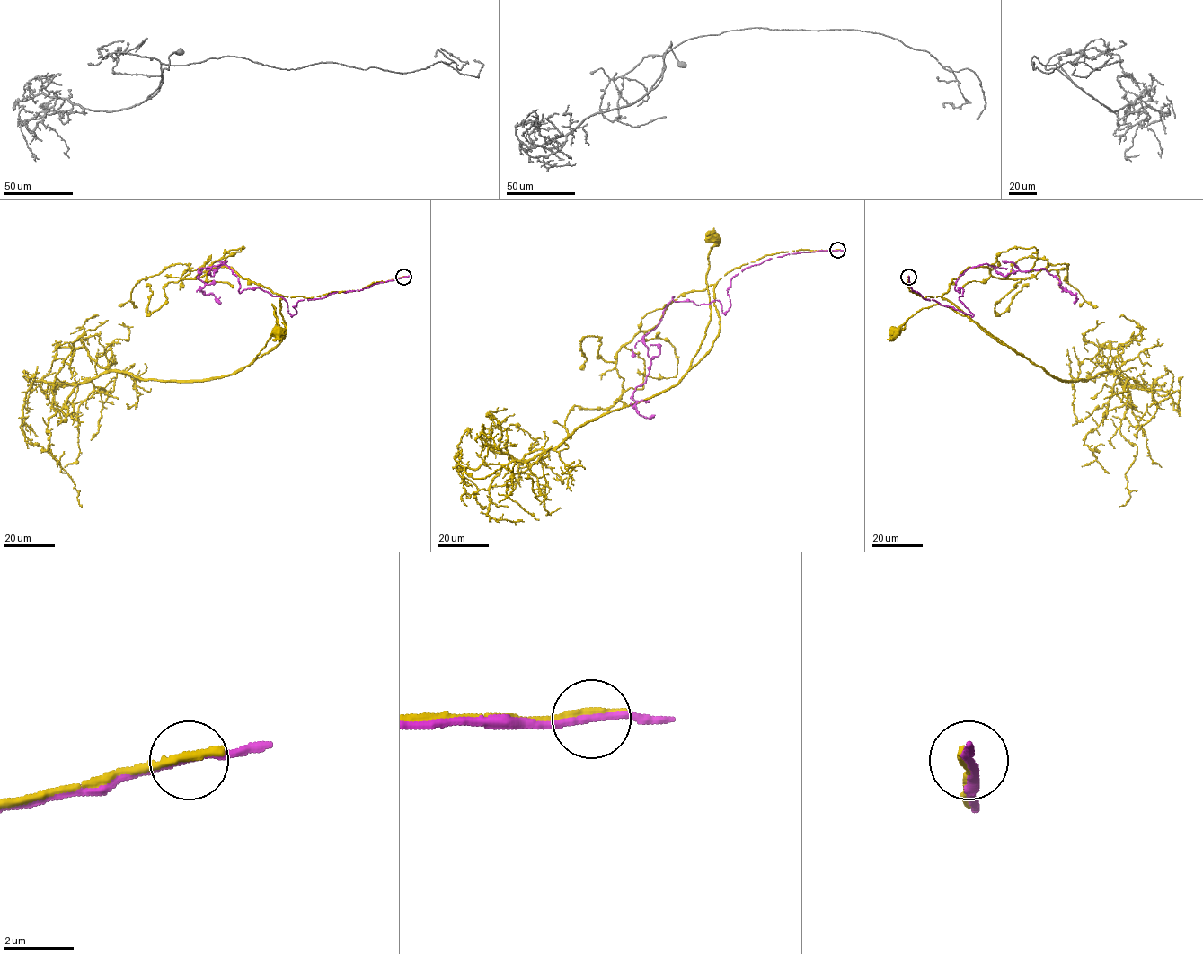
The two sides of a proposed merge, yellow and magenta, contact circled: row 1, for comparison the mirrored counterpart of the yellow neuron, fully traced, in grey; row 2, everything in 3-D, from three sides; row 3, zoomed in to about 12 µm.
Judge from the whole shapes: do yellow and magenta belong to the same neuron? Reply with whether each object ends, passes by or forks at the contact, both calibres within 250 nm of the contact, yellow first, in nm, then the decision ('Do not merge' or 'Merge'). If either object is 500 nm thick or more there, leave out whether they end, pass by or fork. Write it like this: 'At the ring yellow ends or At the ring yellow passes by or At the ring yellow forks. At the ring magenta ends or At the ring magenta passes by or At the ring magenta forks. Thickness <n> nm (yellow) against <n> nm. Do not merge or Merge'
At the ring yellow ends. At the ring magenta passes by. Thickness 260 nm (yellow) against 200 nm. Do not merge

